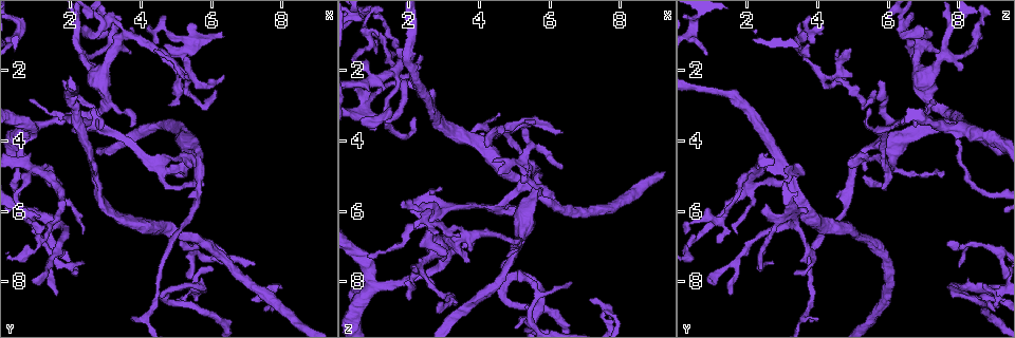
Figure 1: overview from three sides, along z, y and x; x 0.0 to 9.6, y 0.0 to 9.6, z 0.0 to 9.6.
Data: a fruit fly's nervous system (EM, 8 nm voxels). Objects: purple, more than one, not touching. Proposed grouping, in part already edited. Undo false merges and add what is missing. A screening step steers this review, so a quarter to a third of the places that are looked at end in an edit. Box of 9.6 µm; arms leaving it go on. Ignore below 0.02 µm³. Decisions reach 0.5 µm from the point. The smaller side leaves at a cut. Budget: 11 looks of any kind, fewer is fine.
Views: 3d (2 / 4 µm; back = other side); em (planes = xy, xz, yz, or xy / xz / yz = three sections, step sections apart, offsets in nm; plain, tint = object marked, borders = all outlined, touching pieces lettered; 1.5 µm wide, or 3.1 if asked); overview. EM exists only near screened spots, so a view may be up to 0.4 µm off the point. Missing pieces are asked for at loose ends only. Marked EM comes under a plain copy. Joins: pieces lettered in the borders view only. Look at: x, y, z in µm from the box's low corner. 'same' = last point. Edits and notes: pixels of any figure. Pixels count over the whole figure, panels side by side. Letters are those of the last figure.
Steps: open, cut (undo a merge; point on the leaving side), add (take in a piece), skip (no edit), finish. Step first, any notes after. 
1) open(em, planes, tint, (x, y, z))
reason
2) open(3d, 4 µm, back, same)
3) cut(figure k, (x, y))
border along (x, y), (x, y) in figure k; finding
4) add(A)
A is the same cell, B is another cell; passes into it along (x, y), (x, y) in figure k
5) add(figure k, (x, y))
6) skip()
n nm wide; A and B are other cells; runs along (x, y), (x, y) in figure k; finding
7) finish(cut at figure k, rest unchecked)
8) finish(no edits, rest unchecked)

open(em, planes, tint, (4.55, 1.40, 4.95))
tapers out

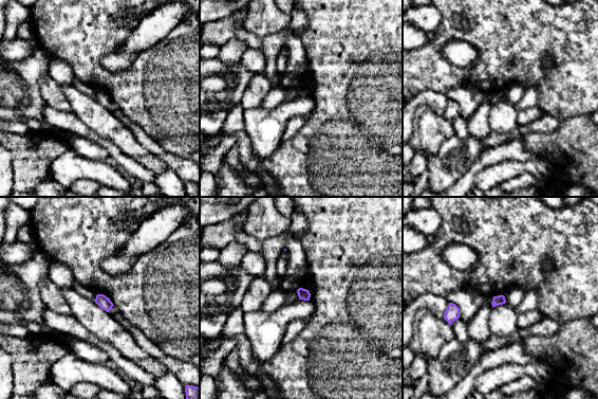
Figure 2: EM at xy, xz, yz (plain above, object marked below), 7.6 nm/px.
open(em, planes, borders, same)

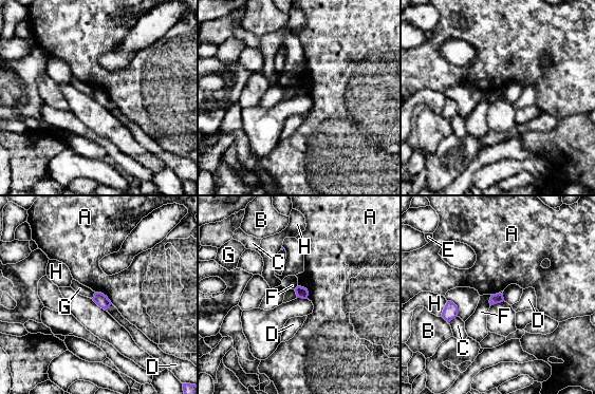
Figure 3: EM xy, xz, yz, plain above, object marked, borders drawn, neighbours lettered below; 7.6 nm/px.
skip()
80 nm wide; A, B, C, D, E, F, G and H are other cells; border along (294, 289), (297, 297) in figure 3; no lettered piece goes on from it

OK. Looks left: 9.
open(3d, 2 µm, (1.80, 2.30, 5.80))
thin end

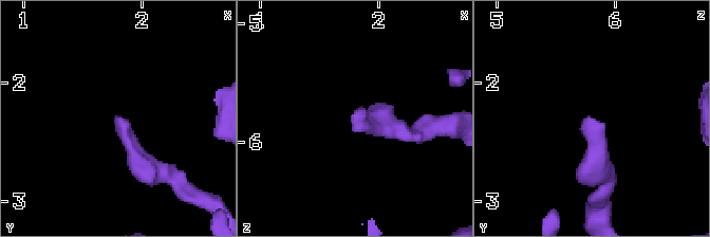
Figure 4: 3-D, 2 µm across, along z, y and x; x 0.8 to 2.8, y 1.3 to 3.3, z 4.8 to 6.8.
open(em, yz, step 8, tint, (1.80, 2.28, 5.78))

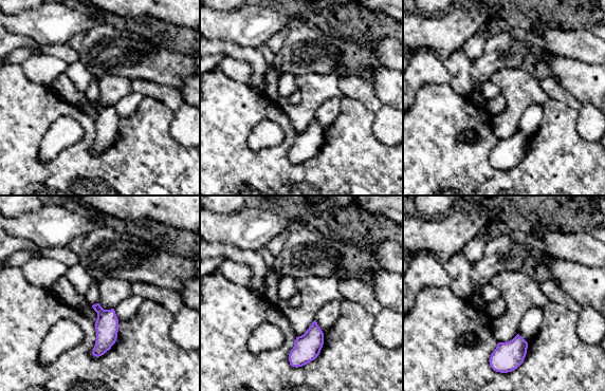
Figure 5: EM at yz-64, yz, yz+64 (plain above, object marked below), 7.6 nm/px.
open(em, yz, step 8, borders, same)

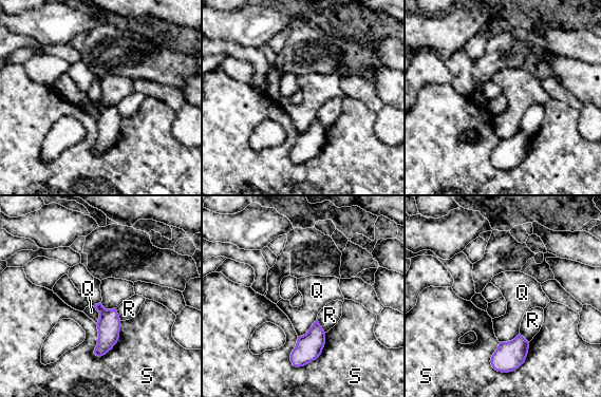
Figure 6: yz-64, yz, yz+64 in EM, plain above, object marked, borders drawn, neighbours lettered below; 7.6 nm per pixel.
skip()
S touches over 360 nm; Q, R and S are other cells; no lettered piece goes on from it

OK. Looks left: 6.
open(3d, 4 µm, (2.65, 2.00, 7.30))
three arms meet

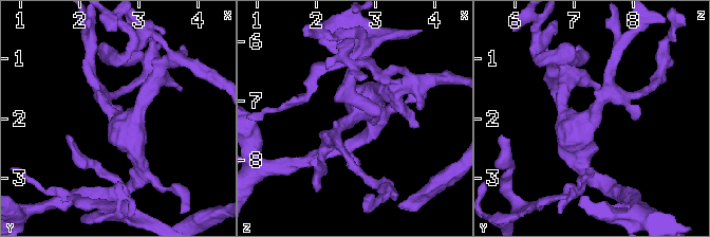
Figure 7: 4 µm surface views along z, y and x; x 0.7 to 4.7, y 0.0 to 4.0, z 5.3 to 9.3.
open(em, planes, borders, (2.65, 2.05, 7.20))

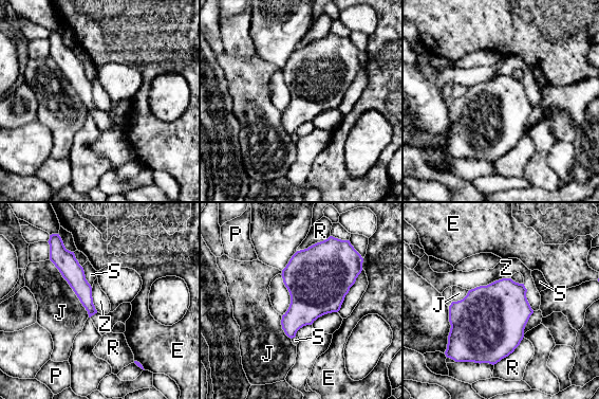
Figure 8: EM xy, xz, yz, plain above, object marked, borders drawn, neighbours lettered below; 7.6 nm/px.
skip()
400 nm wide; E, J, P, R, S and Z are other cells; runs along (70, 255), (70, 269), (91, 312) in figure 8; continuous, no second neuron

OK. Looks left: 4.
open(em, planes, borders, (4.65, 4.90, 7.55))
an open end

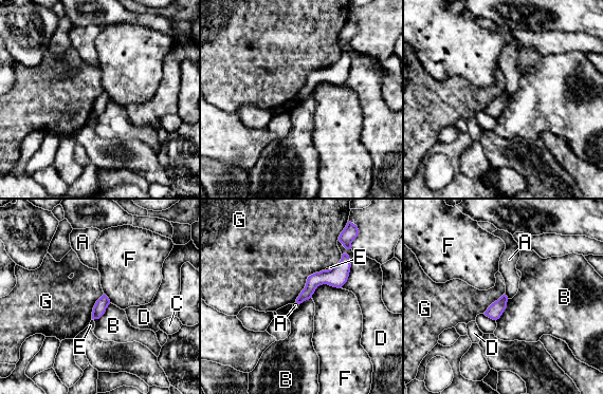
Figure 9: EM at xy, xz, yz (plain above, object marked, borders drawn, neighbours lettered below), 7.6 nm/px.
skip()
A, B, C, D, E, F and G are other cells; runs along (346, 258), (299, 300) in figure 9; none of them fits

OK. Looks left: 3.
finish(no edits, rest unchecked)

